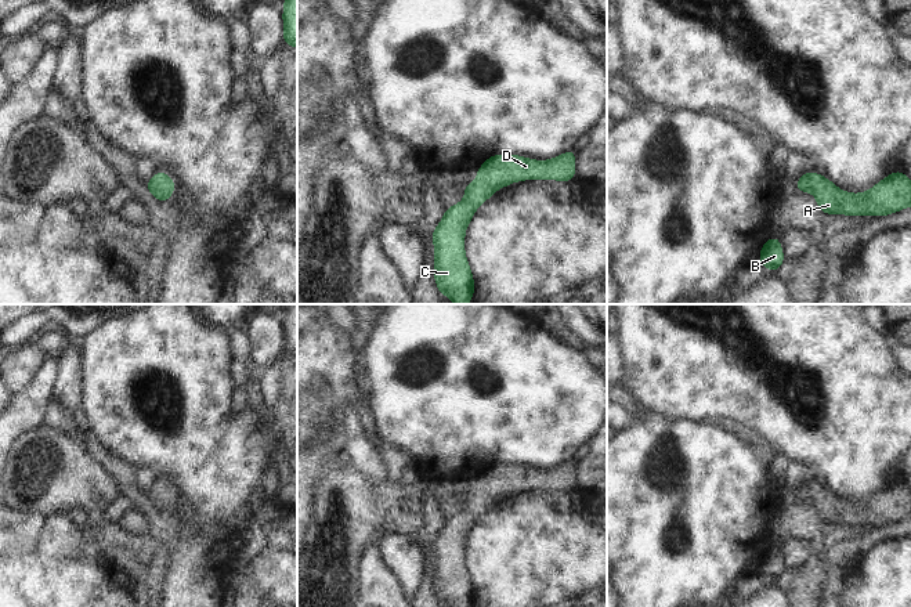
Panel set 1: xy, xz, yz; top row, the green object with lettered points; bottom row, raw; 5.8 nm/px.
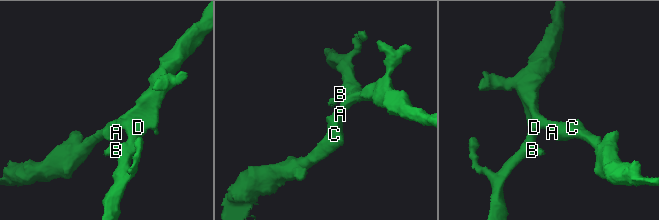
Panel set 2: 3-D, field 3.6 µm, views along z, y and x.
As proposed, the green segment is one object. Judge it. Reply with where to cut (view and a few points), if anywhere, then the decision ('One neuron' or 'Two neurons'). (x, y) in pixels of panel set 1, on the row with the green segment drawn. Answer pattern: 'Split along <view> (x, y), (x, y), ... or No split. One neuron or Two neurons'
No split. One neuron

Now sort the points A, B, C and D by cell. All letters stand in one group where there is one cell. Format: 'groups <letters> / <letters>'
groups A B C D

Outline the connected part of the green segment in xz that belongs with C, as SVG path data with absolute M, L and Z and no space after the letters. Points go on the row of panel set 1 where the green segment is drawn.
M570 149L550 160L532 160L518 155L492 155L477 169L477 181L464 184L464 200L444 210L442 221L431 230L434 243L433 277L438 288L440 299L445 293L455 304L469 304L474 296L474 278L464 253L464 234L477 206L487 202L491 195L506 188L510 183L521 180L575 180L574 160L578 152Z

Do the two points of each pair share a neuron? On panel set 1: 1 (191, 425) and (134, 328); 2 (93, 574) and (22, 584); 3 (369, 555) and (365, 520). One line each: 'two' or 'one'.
1: one
2: one
3: two

